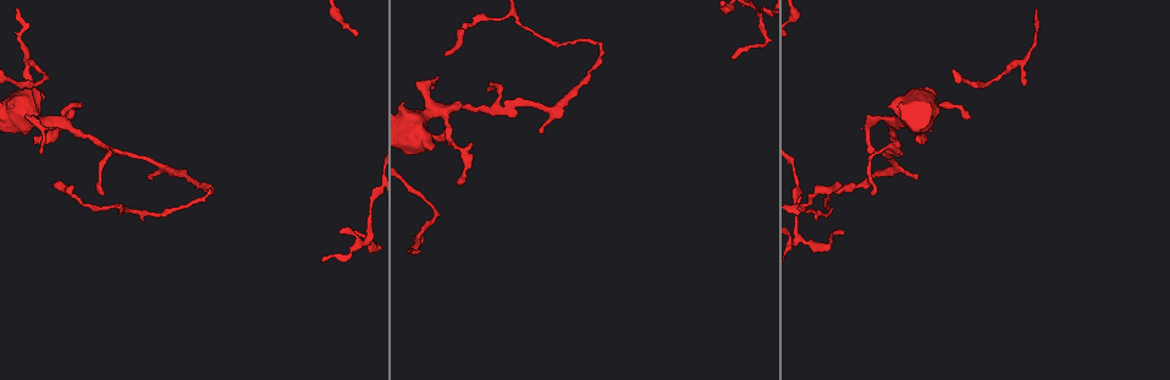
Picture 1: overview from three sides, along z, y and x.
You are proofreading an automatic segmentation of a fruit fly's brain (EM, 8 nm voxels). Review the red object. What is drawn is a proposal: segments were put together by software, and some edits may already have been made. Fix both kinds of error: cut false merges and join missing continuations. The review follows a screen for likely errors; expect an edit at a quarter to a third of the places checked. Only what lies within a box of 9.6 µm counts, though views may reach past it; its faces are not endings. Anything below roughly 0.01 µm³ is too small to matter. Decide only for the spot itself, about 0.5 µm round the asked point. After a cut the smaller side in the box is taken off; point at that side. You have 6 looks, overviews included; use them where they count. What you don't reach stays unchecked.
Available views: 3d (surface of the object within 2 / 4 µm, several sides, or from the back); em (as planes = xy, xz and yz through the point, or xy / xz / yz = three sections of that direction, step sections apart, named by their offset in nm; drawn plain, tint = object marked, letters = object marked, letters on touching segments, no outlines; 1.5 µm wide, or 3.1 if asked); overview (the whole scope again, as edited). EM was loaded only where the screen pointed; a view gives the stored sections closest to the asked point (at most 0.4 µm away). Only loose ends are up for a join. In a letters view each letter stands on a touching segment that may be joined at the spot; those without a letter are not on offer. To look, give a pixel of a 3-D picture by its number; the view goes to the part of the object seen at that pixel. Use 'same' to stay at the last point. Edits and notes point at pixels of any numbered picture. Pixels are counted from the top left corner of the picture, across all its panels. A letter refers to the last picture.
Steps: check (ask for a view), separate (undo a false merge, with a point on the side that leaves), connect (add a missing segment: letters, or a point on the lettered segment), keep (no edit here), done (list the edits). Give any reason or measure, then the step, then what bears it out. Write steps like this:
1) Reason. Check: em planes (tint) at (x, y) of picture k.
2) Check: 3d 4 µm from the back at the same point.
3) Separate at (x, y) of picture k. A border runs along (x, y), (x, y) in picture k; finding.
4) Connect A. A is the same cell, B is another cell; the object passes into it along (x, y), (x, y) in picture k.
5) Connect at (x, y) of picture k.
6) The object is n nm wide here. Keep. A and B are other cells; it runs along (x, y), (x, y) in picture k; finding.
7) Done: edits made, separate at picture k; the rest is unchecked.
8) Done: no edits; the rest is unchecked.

Branch stops here. Check: em xy step 8 (letters) at (457, 182) of picture 1.

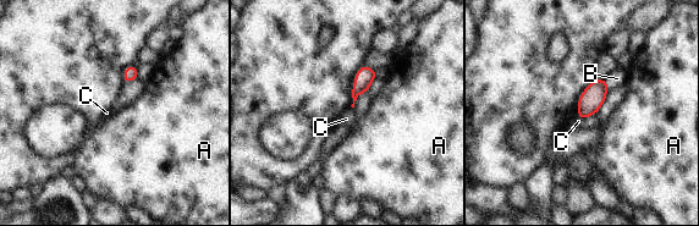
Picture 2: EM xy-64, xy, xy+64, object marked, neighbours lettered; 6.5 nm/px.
The object is 150 nm wide here. Keep. A, B and C are other cells; no lettered segment goes on from it.

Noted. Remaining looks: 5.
A narrow waist. Check: 3d 4 µm at (889, 156) of picture 1.

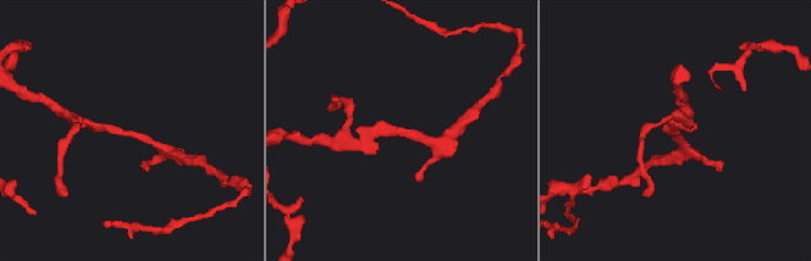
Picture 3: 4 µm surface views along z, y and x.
The arms are 180, 190 nm wide; need the tissue. Check: em xy step 4 (tint) at (671, 129) of picture 3.

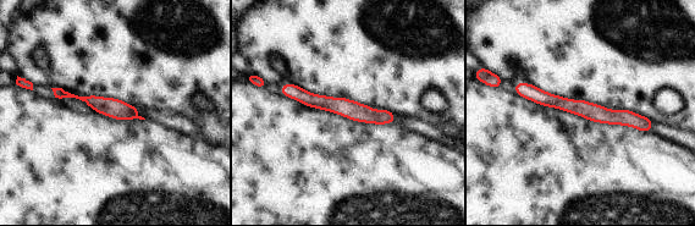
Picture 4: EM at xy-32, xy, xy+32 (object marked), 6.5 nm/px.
Cut it another way. Check: em planes (letters) at the same point.

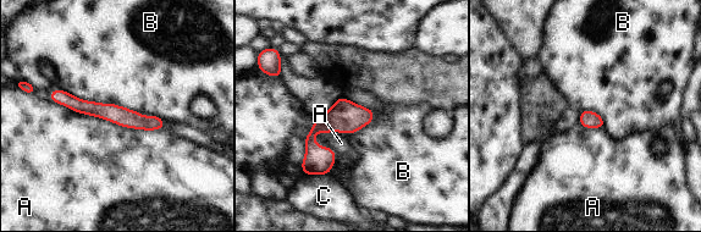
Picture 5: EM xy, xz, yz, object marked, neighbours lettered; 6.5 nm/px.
Keep. A, B and C are other cells; continuous, no second neuron.

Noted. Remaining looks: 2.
Thin end. Check: 3d 4 µm at (1028, 80) of picture 1.

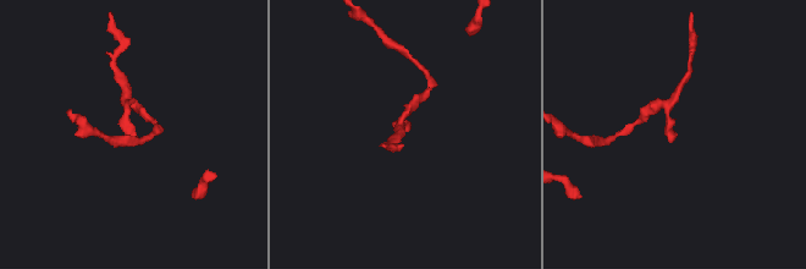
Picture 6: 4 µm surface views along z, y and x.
Need the tissue. Check: em planes (letters) at (675, 135) of picture 6.

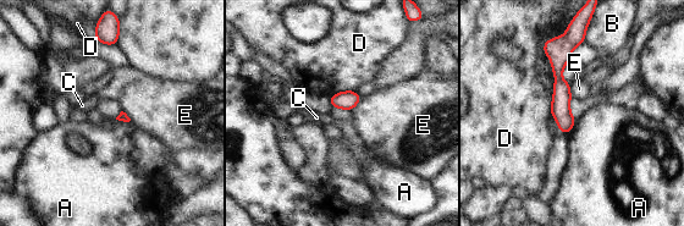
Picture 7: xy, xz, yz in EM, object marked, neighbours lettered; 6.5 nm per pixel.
Keep. A, B, C, D and E are other cells; a border runs along (115, 119), (130, 121) in picture 7; no lettered segment goes on from it.

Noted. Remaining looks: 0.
Done: no edits; the rest is unchecked.

